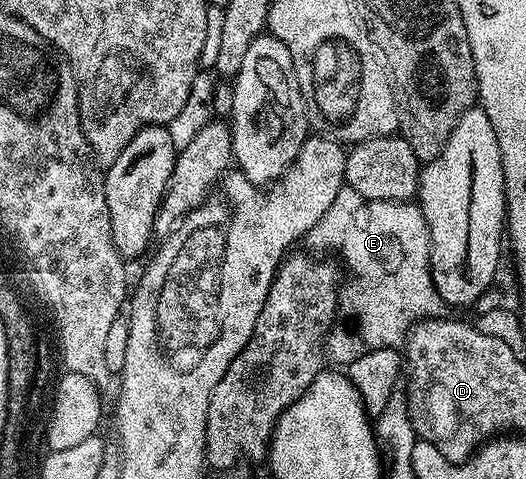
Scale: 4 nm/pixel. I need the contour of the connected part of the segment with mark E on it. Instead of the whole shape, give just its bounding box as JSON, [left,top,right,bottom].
[308,186,447,366]

